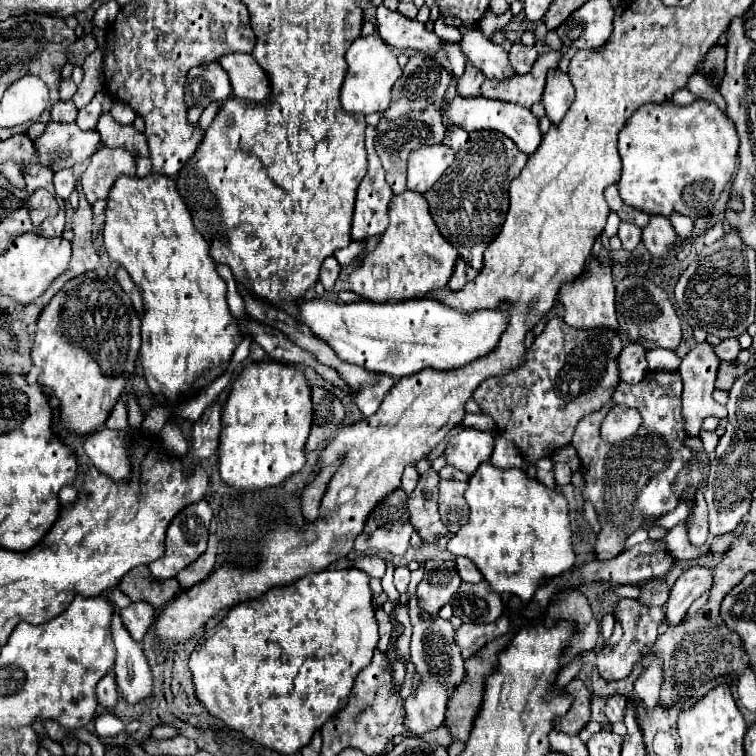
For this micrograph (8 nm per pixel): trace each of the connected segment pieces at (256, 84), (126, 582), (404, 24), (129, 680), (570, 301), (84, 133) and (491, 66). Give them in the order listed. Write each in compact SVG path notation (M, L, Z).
M234 52L222 56L218 62L228 72L232 82L232 92L238 98L262 102L270 96L270 80L252 56Z
M140 566L140 568L132 568L132 572L128 572L128 576L124 576L124 580L120 580L118 588L132 600L144 600L150 602L156 610L160 610L164 604L168 604L180 590L180 584L176 578L172 580L156 580L148 566Z
M378 6L376 12L378 34L392 48L414 48L414 50L440 50L442 40L418 20L410 20L400 12L390 12L386 6Z
M114 606L114 616L110 622L112 638L116 644L116 662L112 672L116 674L118 688L128 704L138 704L140 700L148 698L152 692L152 674L150 666L144 658L142 644L132 640L130 632L124 628L118 608Z
M588 260L588 270L584 276L568 282L560 290L560 302L564 304L564 322L576 330L592 330L592 328L608 328L620 332L614 308L614 280L610 266L602 266L600 260Z
M50 122L40 138L34 140L36 160L58 172L62 168L70 168L76 164L84 164L100 142L100 134L96 130L80 130L74 122Z
M468 30L460 42L460 48L464 56L484 72L486 78L504 80L514 76L514 68L510 66L506 48L488 40L480 30Z

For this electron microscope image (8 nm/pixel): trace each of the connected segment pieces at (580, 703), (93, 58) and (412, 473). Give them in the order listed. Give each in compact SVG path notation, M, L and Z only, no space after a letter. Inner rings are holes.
M574 678L564 688L564 694L572 698L570 712L566 712L562 718L554 720L554 730L566 732L566 734L578 734L590 720L590 696L592 692L584 686L580 678Z
M102 50L92 52L86 58L82 68L84 68L84 78L78 84L78 92L74 94L74 104L78 108L84 108L94 98L96 92L104 90L104 84L102 84Z
M408 464L408 468L404 470L404 476L402 476L402 488L406 490L406 494L414 492L418 480L420 480L420 474L416 470L416 464Z

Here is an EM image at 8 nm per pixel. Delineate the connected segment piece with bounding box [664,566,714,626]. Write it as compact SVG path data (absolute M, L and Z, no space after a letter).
M706 566L688 568L672 586L670 598L666 602L666 624L676 626L682 622L690 604L712 588L712 570Z

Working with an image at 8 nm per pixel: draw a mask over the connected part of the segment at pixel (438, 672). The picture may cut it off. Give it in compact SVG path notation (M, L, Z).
M408 604L410 622L412 622L412 642L410 642L410 654L412 662L416 666L416 672L422 676L422 686L414 690L412 696L404 702L404 726L410 734L424 734L430 730L436 730L444 722L446 714L446 692L450 682L460 682L464 676L464 660L460 658L460 650L454 642L454 626L444 618L430 618L420 620L416 604Z

